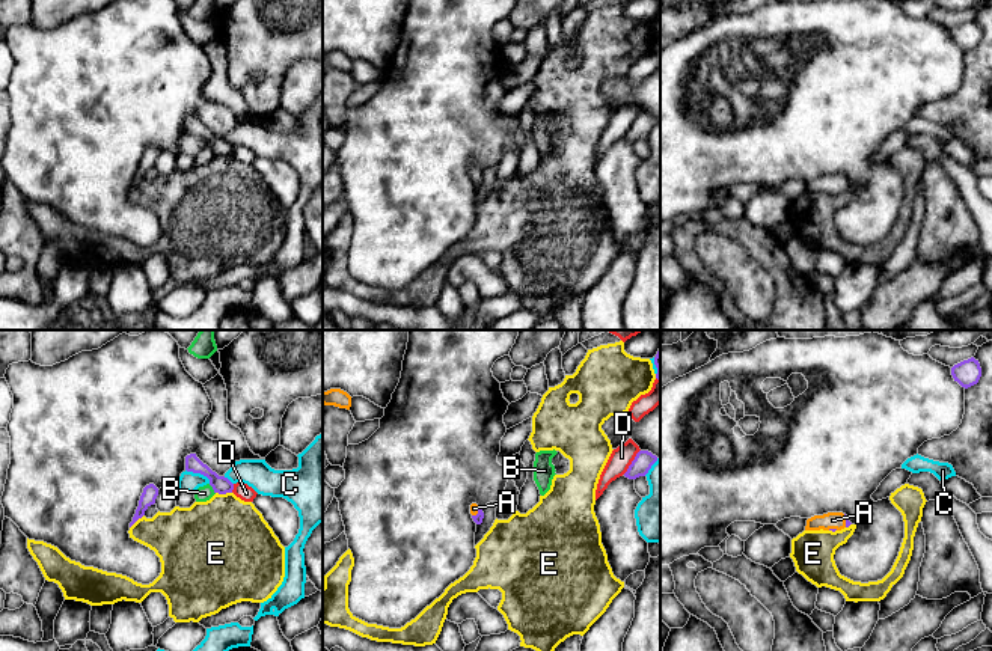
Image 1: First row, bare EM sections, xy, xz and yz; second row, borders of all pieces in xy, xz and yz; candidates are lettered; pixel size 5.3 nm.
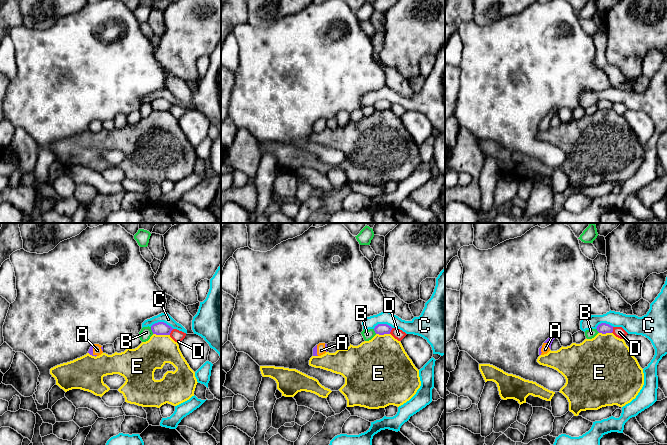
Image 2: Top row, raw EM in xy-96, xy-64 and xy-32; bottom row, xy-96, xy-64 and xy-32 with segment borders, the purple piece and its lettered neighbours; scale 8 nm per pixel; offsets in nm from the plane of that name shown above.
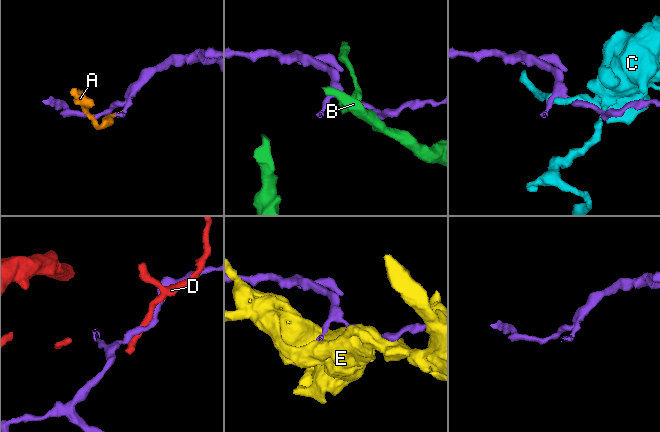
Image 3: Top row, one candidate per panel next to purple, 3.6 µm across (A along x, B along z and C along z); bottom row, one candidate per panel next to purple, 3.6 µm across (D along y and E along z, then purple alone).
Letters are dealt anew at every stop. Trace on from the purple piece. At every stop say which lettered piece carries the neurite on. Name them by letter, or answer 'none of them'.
A

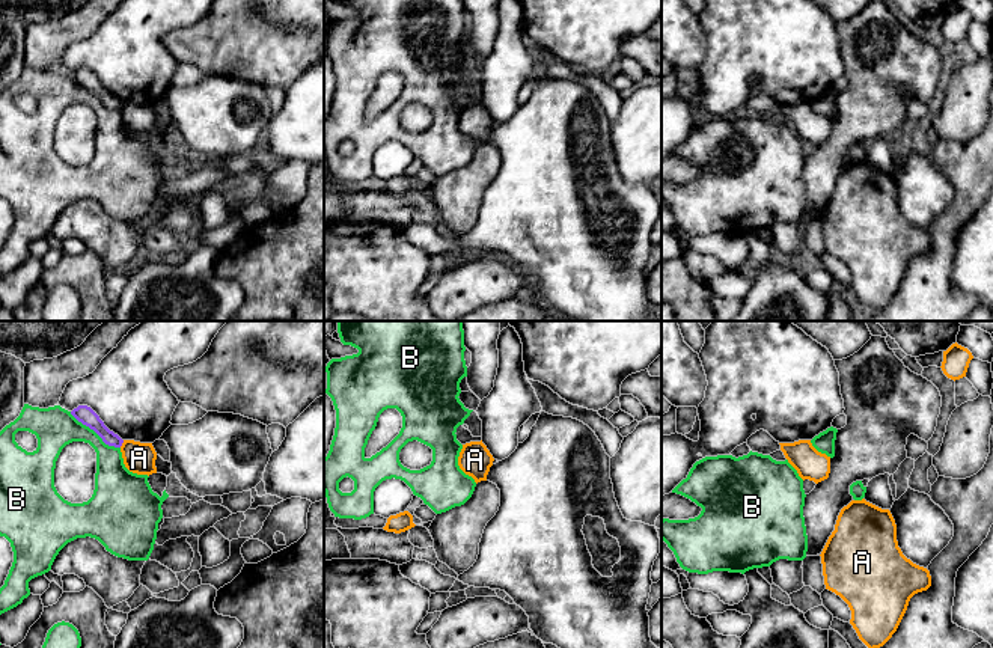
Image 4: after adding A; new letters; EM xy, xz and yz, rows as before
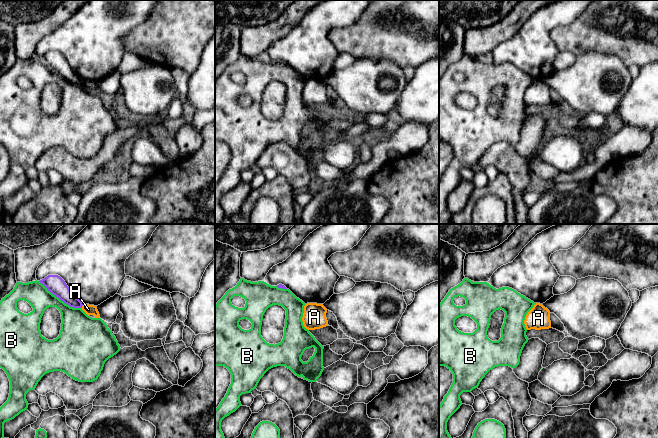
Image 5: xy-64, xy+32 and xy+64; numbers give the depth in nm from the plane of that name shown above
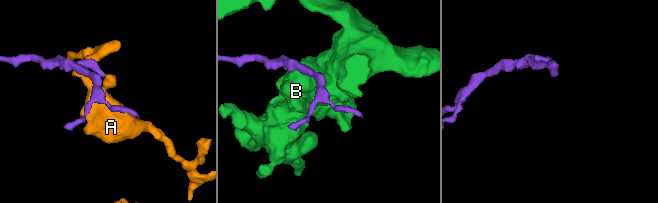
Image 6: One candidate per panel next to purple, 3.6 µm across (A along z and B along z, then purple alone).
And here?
none of them

